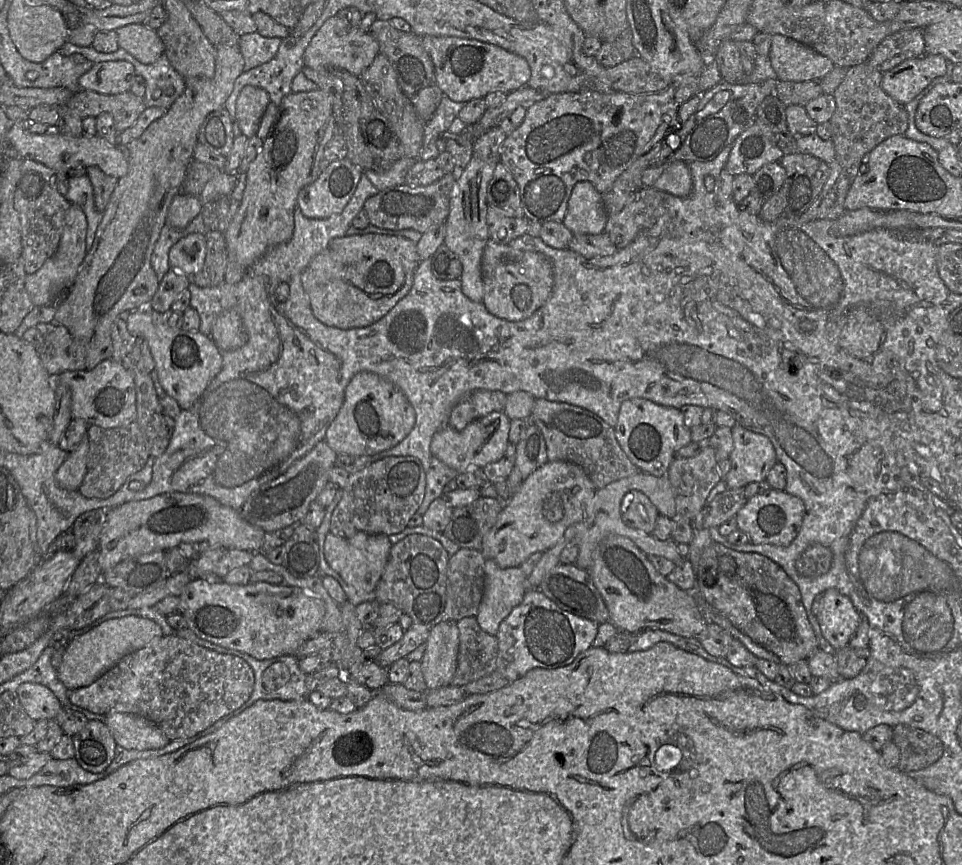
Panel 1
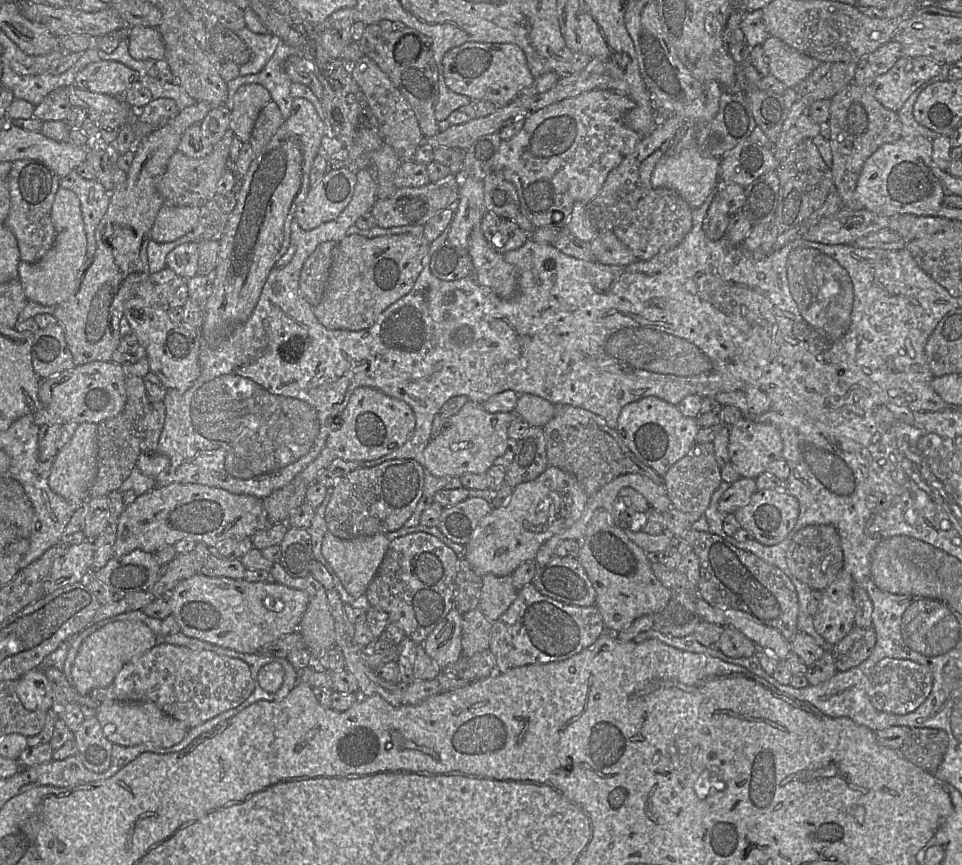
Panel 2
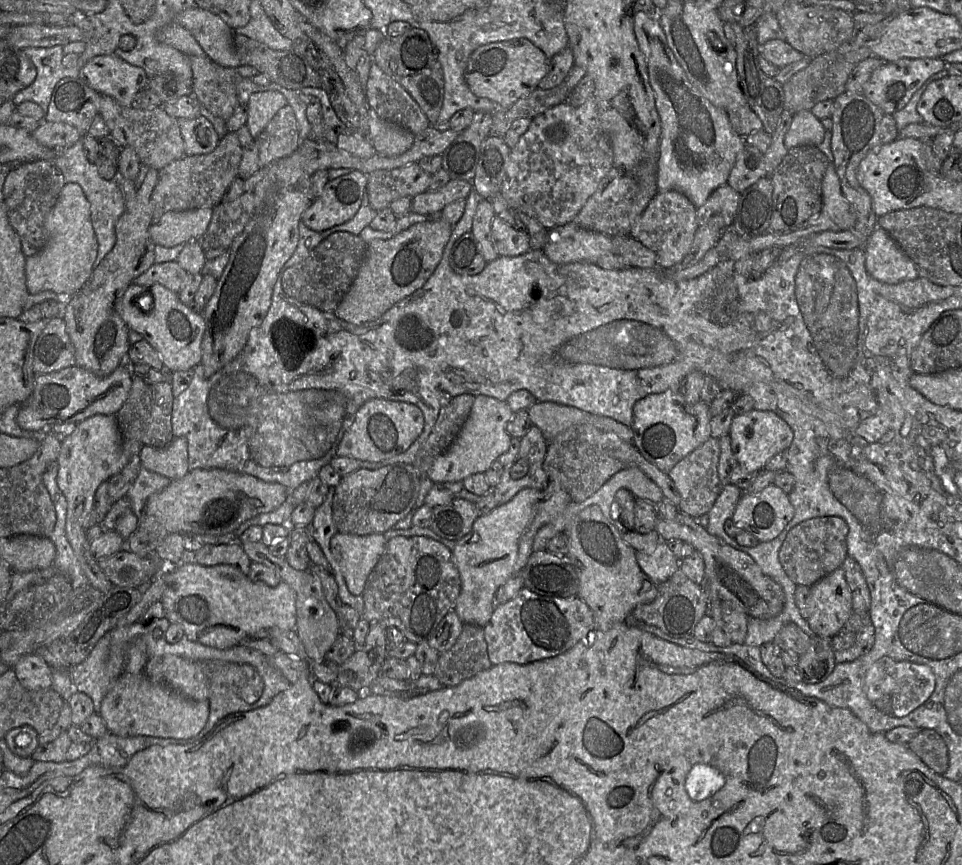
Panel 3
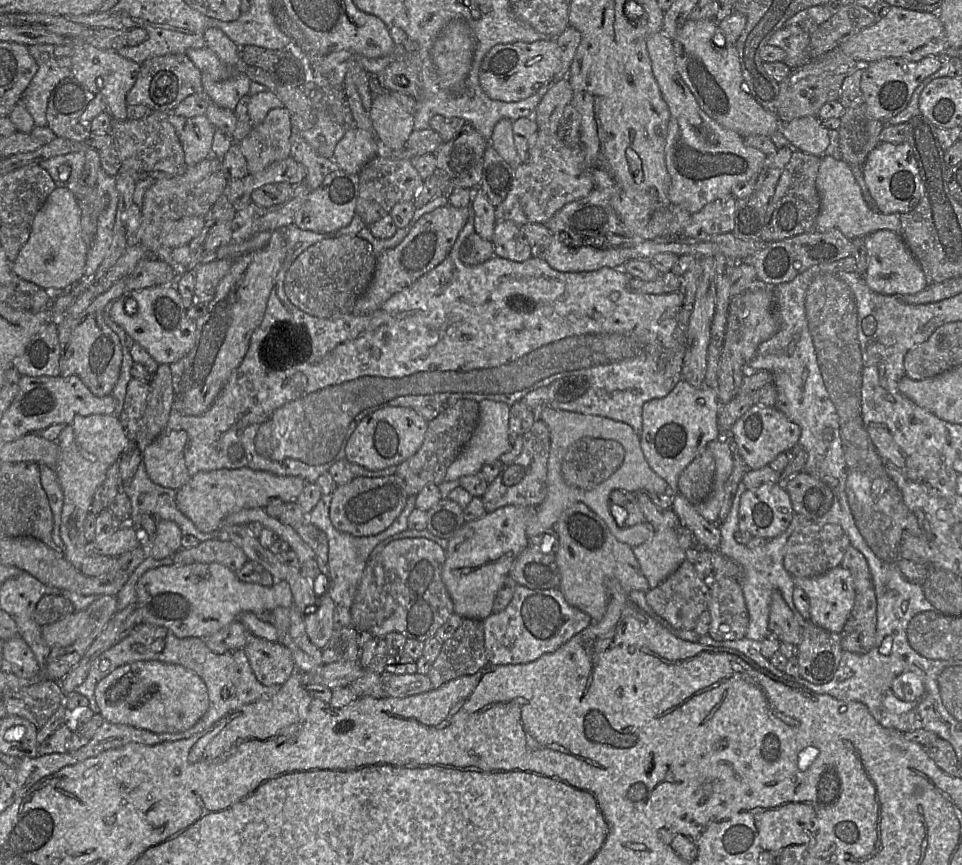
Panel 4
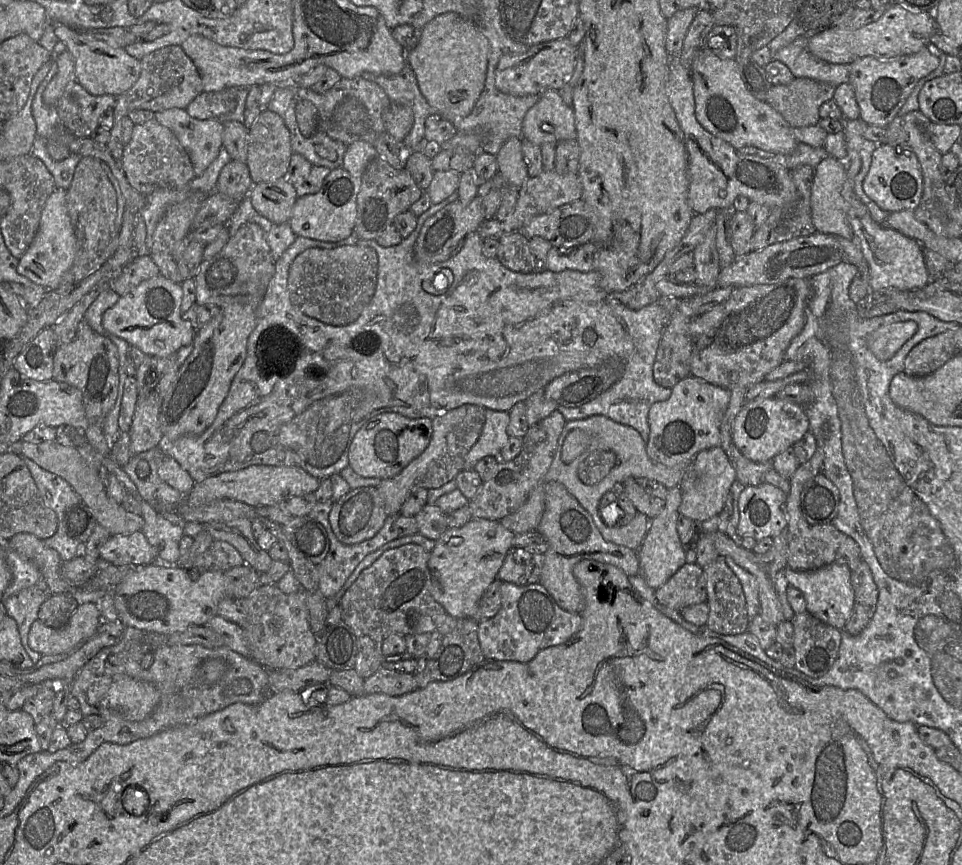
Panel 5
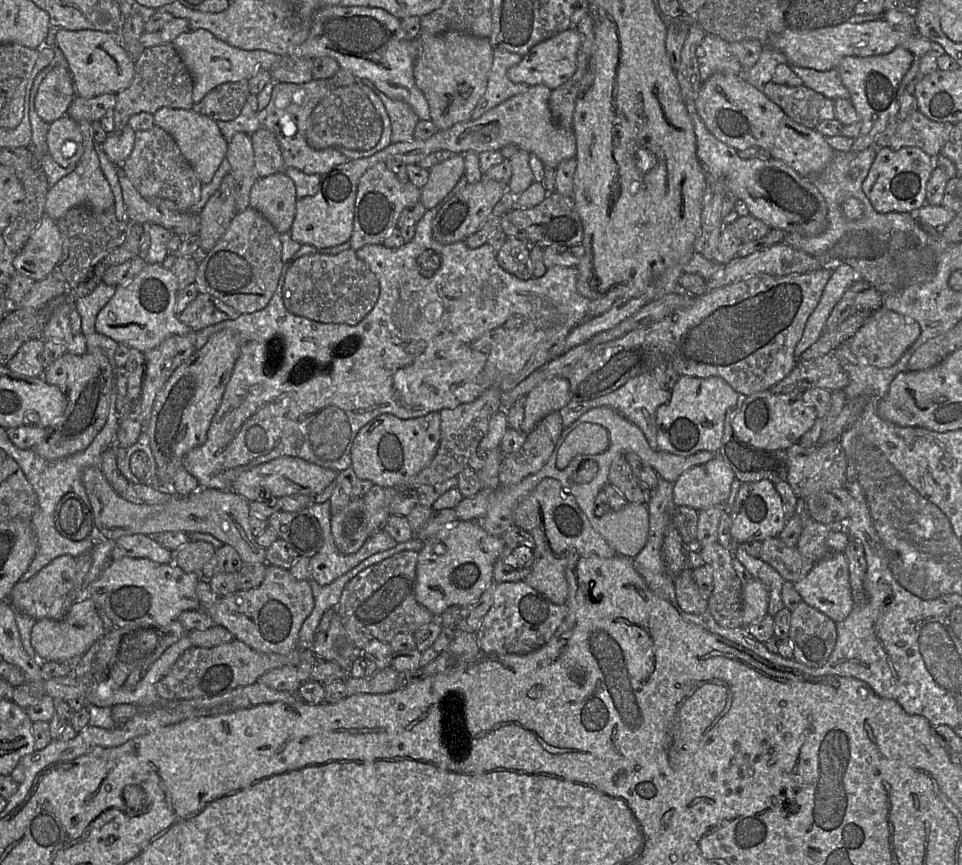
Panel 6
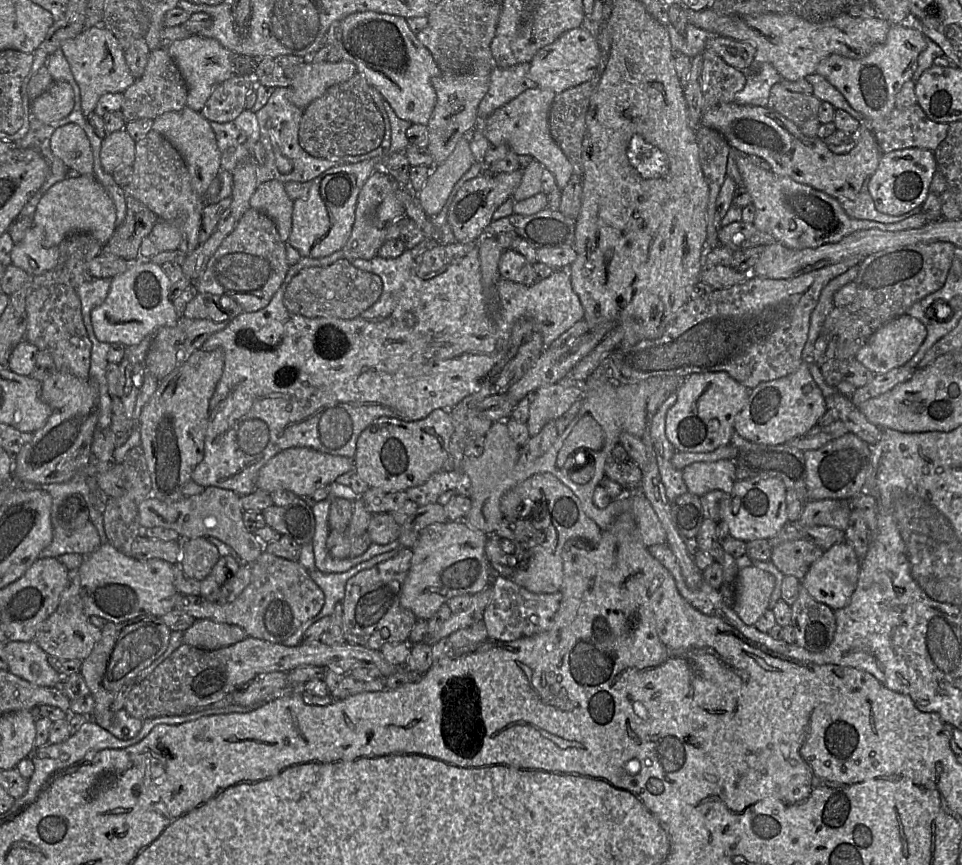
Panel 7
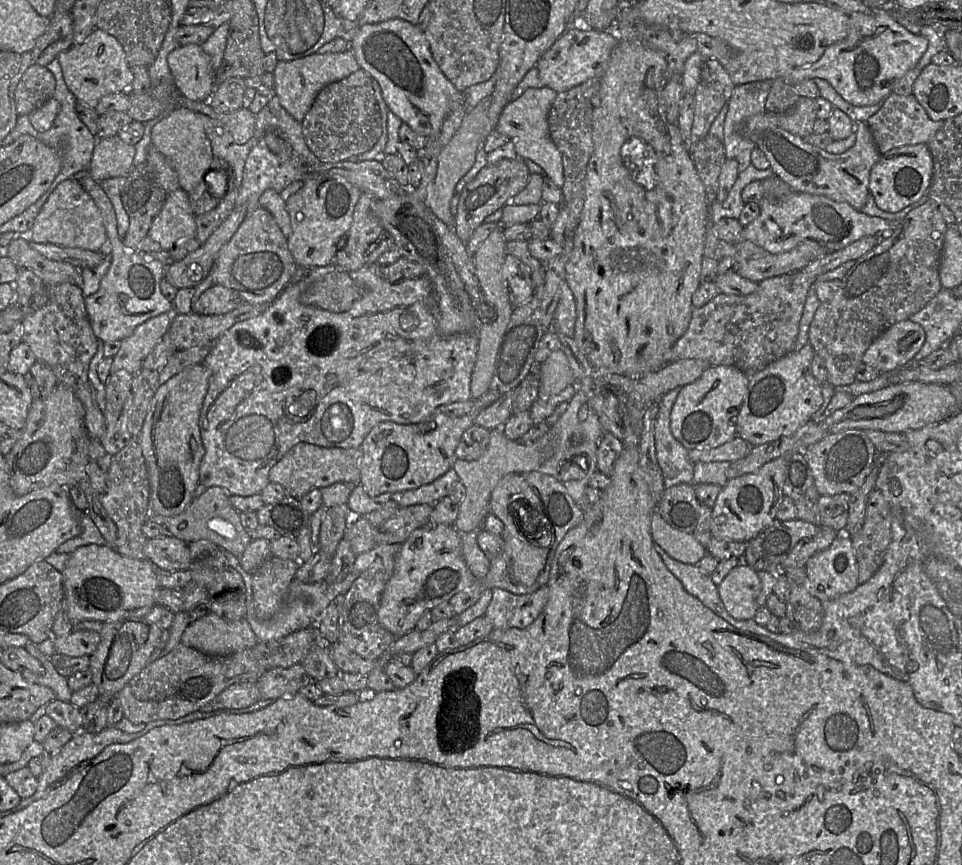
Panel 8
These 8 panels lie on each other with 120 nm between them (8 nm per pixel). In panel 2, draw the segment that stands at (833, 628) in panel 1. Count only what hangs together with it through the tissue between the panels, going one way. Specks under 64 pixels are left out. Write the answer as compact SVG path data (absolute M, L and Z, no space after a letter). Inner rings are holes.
M842 569L821 591L813 626L830 646L842 640L855 627L854 585L851 575Z

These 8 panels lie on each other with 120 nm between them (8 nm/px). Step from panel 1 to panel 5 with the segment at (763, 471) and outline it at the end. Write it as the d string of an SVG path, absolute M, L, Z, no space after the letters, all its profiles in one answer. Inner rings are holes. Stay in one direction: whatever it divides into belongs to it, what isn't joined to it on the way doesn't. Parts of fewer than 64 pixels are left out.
M776 396L745 402L734 420L733 439L748 459L755 462L772 459L792 446L809 431L809 419L802 405Z

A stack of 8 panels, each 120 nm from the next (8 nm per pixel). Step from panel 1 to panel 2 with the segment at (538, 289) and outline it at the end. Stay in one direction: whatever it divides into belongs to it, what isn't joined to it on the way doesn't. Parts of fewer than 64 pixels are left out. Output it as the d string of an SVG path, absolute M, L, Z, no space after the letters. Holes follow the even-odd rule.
M480 226L473 229L468 250L475 268L474 277L481 286L489 288L503 299L510 299L517 294L517 268L506 262L503 254L489 245Z

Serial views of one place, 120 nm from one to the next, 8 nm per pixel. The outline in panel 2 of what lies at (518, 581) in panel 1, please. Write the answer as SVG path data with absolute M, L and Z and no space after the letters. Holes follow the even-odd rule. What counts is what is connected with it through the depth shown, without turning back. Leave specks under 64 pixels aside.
M483 576L479 609L491 623L507 611L517 597L518 591L512 582L512 576Z

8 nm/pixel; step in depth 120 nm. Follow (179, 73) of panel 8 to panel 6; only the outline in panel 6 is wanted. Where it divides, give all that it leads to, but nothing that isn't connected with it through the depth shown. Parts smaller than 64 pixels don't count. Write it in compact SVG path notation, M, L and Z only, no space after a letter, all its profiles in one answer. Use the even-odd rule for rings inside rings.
M203 29L190 30L179 35L172 45L193 78L194 104L200 102L215 87L228 82L248 80L261 69L270 71L282 59L281 55L264 50L241 50L232 47Z

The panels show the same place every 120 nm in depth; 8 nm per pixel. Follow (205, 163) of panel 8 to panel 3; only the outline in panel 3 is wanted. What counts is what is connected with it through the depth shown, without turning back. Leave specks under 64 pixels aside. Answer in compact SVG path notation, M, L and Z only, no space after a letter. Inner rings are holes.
M202 116L177 119L186 156L207 154L217 146L220 137L212 124Z

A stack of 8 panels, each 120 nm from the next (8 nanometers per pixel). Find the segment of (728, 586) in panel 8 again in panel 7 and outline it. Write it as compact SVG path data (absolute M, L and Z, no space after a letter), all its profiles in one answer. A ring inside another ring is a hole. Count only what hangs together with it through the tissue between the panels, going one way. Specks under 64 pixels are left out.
M753 566L737 571L732 609L746 625L753 625L767 609L775 578Z

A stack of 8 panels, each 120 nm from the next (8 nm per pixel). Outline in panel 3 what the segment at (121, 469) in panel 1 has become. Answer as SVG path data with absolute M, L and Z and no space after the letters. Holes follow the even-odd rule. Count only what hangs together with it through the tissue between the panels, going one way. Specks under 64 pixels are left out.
M132 375L128 397L114 416L122 437L122 448L127 463L138 455L142 446L163 448L174 438L171 431L173 400L169 381L161 381L149 386L142 377Z

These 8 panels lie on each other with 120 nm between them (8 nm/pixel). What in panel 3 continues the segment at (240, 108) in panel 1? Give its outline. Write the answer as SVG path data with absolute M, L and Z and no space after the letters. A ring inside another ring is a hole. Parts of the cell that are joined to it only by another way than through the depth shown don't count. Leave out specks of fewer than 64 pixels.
M275 90L254 92L247 102L247 121L252 137L257 137L276 112L287 105L285 96Z

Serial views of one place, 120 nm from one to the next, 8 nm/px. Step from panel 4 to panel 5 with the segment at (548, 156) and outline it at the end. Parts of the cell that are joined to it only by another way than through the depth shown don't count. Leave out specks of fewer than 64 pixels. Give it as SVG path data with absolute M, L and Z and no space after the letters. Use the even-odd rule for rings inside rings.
M543 170L539 175L529 177L519 188L517 203L514 212L510 216L504 220L498 220L496 217L484 220L477 231L482 239L490 237L499 238L506 233L522 231L524 225L534 216L550 212L564 204L581 198L582 184L578 174L559 174L555 170Z

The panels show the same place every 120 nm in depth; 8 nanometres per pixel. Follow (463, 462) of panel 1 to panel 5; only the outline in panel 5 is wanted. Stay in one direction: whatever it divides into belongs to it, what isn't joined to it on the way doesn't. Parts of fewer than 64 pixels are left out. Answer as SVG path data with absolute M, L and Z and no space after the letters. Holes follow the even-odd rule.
M485 409L485 423L478 440L465 456L464 469L473 469L485 456L499 456L501 449L508 442L509 421L508 411Z

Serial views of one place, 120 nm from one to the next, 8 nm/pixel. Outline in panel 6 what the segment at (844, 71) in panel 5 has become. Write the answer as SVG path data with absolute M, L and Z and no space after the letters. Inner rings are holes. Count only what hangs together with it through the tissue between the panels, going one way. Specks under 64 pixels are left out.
M788 64L791 70L802 79L803 84L831 100L850 99L850 94L843 85L837 68L819 71Z

